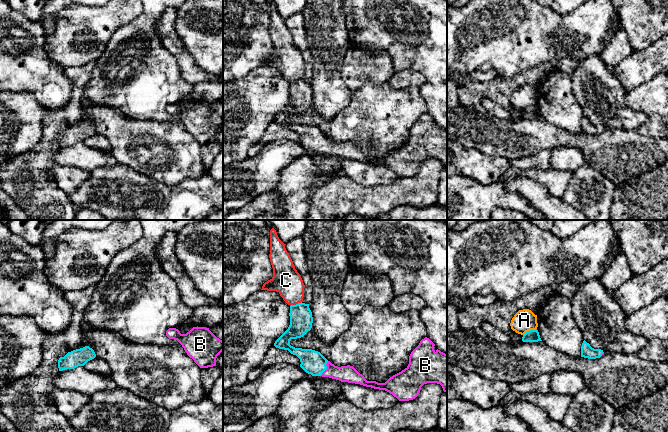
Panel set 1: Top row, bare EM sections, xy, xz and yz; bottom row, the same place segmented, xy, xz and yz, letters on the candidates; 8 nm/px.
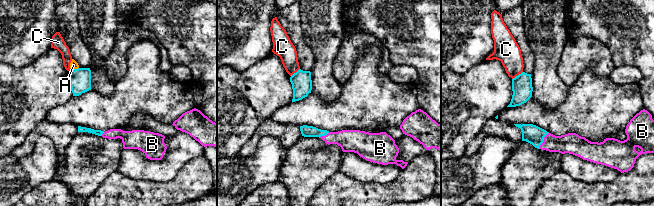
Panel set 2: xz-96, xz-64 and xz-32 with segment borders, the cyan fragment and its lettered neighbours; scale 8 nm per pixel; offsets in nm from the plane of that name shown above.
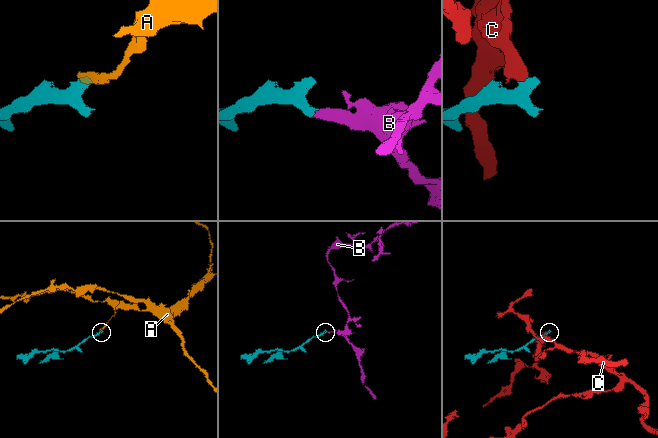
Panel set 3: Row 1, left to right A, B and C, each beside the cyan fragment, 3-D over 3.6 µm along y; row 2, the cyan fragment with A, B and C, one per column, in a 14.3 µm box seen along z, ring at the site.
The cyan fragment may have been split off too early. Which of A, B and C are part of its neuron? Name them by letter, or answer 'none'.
B

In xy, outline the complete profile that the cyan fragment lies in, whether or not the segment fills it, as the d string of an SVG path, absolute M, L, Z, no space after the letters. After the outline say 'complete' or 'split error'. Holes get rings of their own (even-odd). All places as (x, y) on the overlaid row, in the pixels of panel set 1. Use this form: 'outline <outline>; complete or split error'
outline M85 346L80 349L68 352L64 357L58 360L59 371L74 369L78 366L84 366L88 361L94 359L96 354L92 348Z; complete

